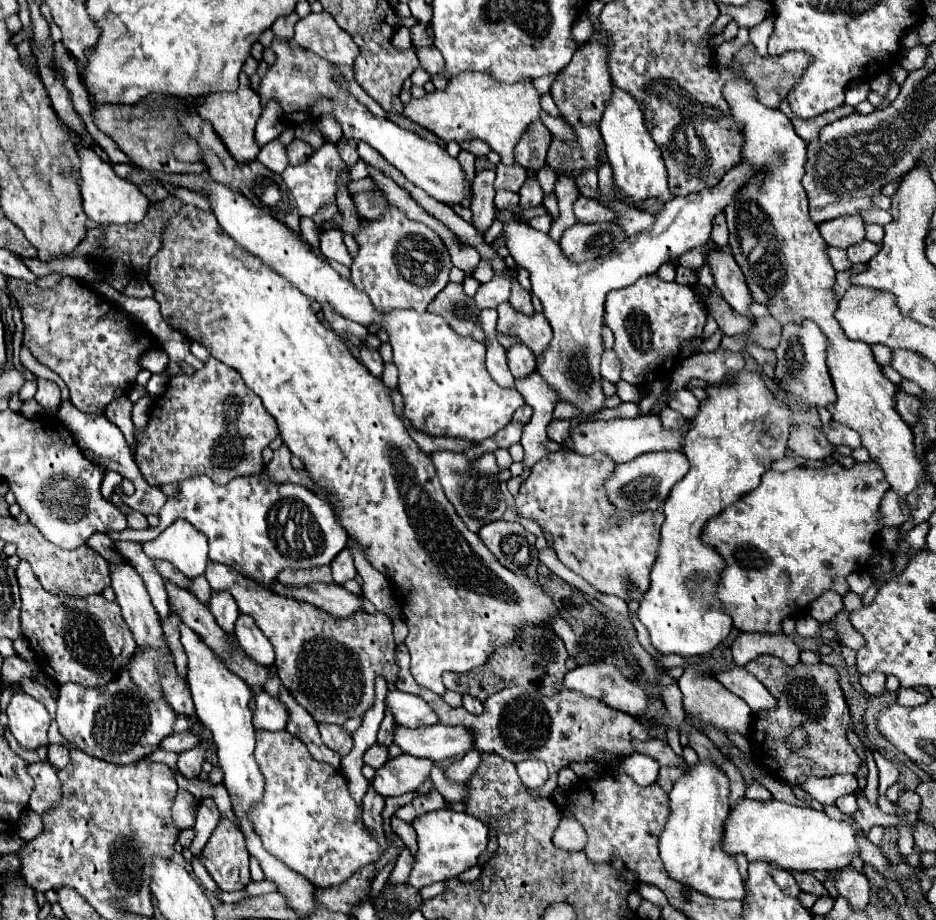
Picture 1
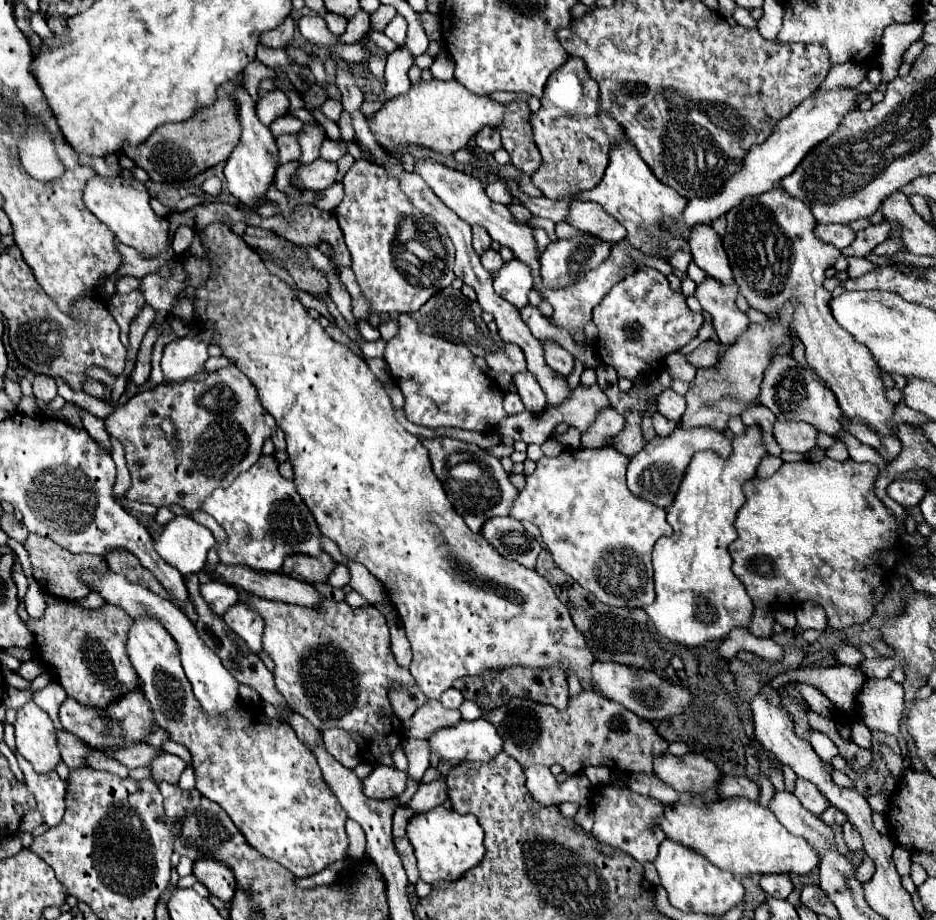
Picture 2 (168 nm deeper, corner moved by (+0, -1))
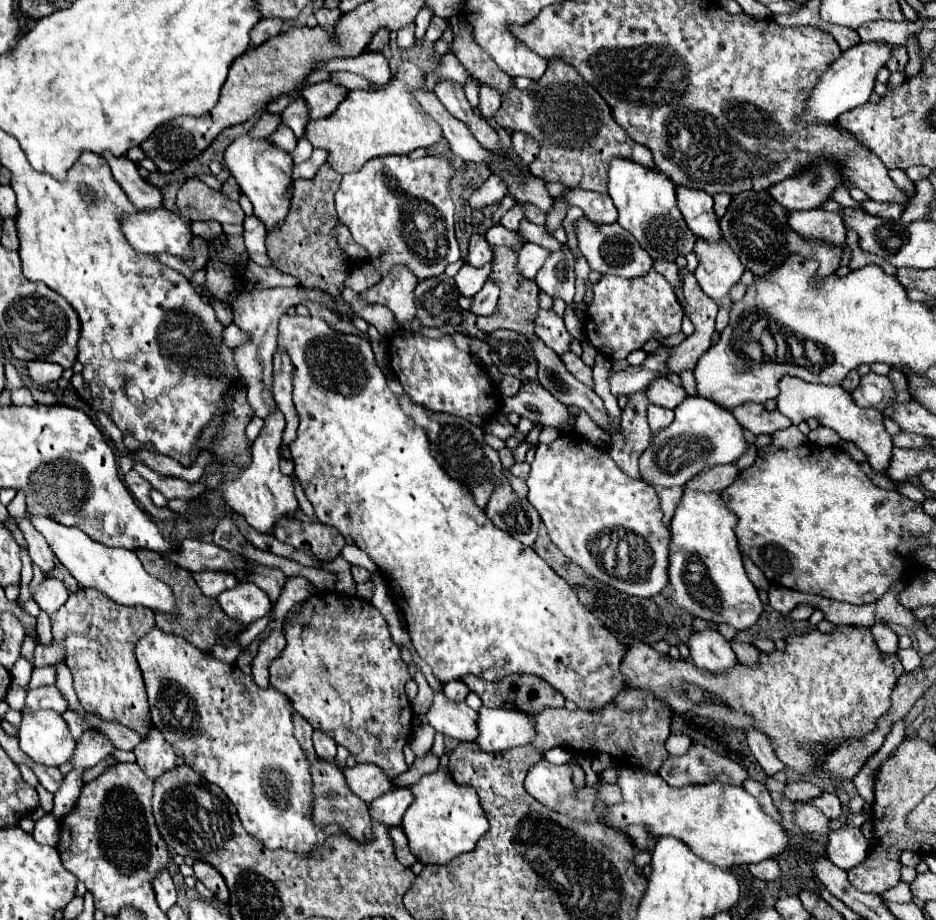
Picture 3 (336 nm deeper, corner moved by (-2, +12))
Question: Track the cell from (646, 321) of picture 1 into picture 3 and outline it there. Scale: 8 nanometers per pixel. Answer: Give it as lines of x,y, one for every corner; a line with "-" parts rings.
651,269
643,277
623,279
617,275
605,275
593,285
593,303
587,307
585,335
609,359
625,359
631,351
641,349
649,339
659,333
669,337
681,331
683,309
673,293
671,283

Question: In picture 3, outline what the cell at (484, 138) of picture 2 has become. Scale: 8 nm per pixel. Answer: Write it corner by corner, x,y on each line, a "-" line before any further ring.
483,85
481,91
479,91
479,113
485,117
485,119
493,119
495,117
495,111
501,107
501,97
499,93
489,87
489,85

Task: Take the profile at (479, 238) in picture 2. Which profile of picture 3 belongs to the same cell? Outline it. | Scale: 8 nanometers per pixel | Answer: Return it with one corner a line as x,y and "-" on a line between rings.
475,231
469,241
469,265
473,267
483,267
493,259
493,251
483,235
483,231

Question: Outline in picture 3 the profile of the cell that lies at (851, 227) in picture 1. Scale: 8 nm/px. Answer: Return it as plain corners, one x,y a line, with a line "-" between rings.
823,209
811,211
789,211
789,225
807,239
825,239
837,245
845,245
845,225
841,215

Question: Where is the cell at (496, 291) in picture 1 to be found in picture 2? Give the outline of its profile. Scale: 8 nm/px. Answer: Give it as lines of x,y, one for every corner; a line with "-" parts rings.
513,258
499,268
493,286
497,294
501,294
507,302
521,310
523,306
527,306
527,294
533,288
531,268
525,262

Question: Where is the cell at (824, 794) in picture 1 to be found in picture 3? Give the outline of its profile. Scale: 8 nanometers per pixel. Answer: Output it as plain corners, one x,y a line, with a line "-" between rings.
793,781
785,785
785,797
789,801
811,801
821,795
821,789
809,781

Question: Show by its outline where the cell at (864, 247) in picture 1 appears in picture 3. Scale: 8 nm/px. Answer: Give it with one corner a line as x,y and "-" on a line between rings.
863,201
861,203
861,209
867,213
867,215
875,215
883,221
897,221
903,213
903,209
897,205
897,203
877,203
877,201

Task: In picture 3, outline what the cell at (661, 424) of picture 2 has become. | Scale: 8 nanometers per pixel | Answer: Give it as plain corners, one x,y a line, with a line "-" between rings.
649,405
647,409
647,419
649,419
649,427
653,433
665,429
667,425
671,425
673,421
673,411
671,409
665,409
665,407
659,407
659,405

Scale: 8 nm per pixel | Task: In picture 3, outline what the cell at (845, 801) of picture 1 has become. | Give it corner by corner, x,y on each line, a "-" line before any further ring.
823,793
823,795
819,795
817,799
813,799
811,801
813,805
817,805
827,817
831,817
831,819
837,819
839,815
841,815
841,801
833,795
833,793

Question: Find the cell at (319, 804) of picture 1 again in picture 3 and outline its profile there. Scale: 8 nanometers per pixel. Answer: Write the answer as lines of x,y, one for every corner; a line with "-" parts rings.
153,627
147,635
143,635
143,639
139,639
135,645
135,657
143,671
153,725
191,769
225,791
225,795
237,807
239,819
249,835
253,835
267,849
285,849
305,857
313,849
321,847
331,835
341,833
341,829
335,825
317,827
317,823
311,819
311,765
303,747
293,735
291,707
287,697
273,687
259,689
253,679
243,675
235,665
225,665
213,657
209,659
187,639
175,633
165,633
159,627

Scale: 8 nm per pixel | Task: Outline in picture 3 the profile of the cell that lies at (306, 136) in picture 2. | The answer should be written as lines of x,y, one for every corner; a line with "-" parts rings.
323,81
323,83
301,89
301,95
309,103
311,121
317,121
317,119
329,117
337,109
337,105
345,99
347,89
333,85
331,81

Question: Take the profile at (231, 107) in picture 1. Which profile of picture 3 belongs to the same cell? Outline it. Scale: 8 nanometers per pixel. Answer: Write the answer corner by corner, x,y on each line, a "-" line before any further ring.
249,133
235,139
225,151
225,167
237,179
243,195
249,197
255,217
259,217
267,231
271,231
277,223
283,223
289,211
289,185
291,185
291,169
293,159
287,151
271,143
267,137
253,139

